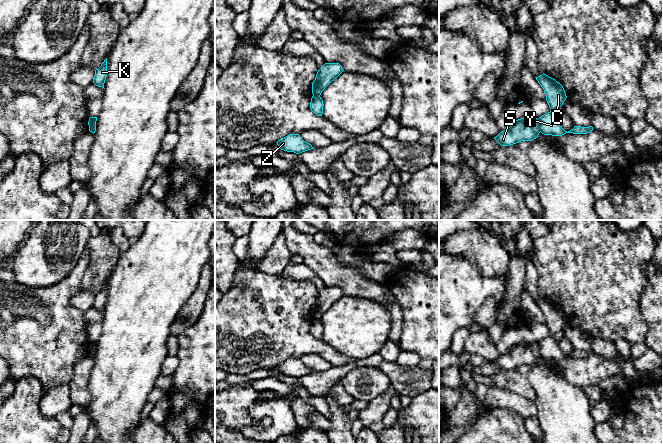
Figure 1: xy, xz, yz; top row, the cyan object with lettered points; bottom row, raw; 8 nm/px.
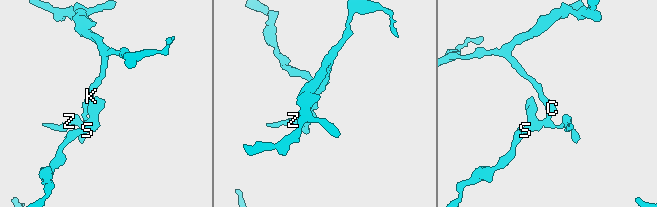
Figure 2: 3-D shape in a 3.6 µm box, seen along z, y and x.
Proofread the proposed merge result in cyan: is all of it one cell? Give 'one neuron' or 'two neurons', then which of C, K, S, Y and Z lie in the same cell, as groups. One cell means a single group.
two neurons; groups C K Y Z / S

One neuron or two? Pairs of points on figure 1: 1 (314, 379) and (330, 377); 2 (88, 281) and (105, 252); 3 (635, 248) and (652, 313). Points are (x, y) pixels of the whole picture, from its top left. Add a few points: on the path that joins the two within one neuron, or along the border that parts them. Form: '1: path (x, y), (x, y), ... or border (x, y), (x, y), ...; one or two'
1: path (318, 379), (326, 379); one
2: path (95, 274), (100, 268), (102, 259); one
3: border (648, 264), (646, 286), (640, 297), (641, 310); two

